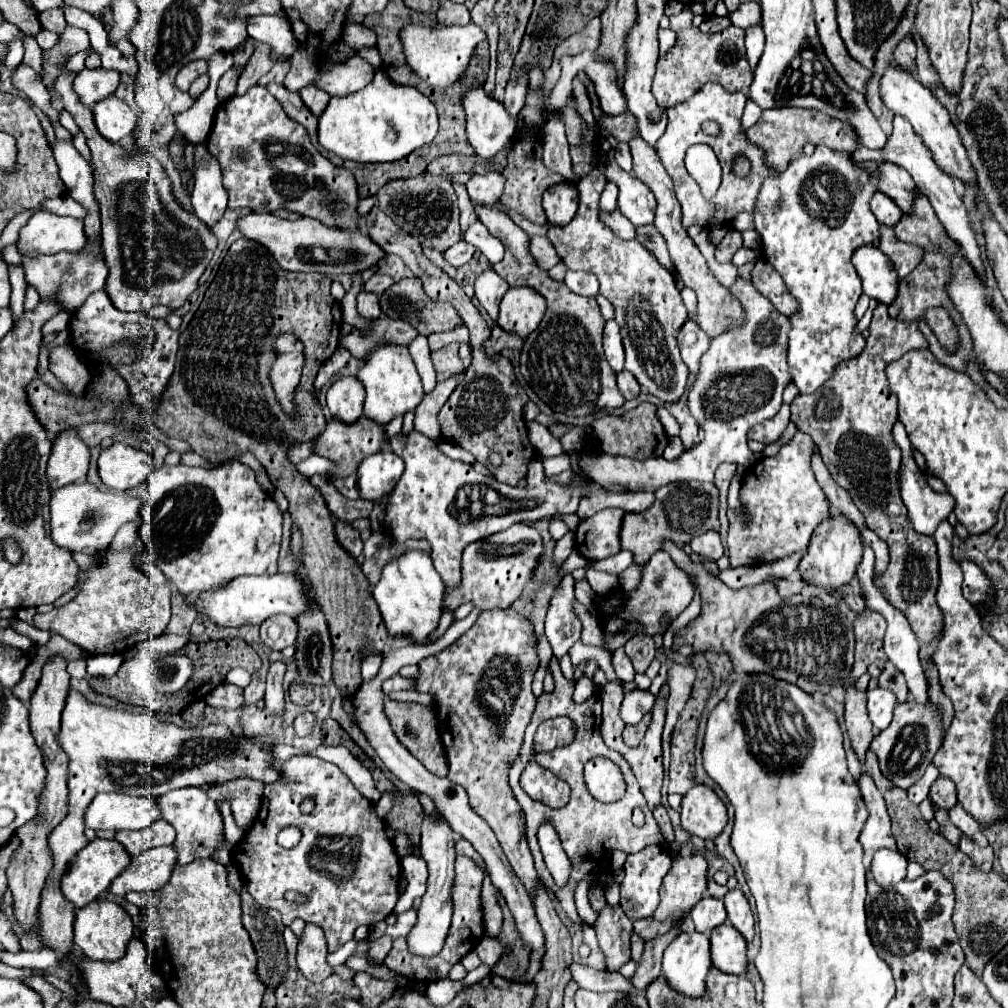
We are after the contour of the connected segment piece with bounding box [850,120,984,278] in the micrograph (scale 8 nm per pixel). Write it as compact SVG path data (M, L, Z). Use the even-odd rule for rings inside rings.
M894 120L894 132L892 136L888 138L886 146L882 150L871 150L866 147L858 147L851 154L851 161L855 164L866 162L870 160L888 160L888 162L894 162L902 168L906 168L910 172L910 176L914 178L914 184L916 188L928 196L928 200L932 202L934 210L936 210L936 216L938 220L944 224L948 236L952 240L956 240L962 248L962 252L966 254L968 262L974 266L974 270L978 270L978 274L984 278L984 266L982 266L982 258L980 258L980 250L978 250L978 244L976 244L976 238L974 238L974 230L972 230L972 224L970 224L970 218L966 216L966 208L962 204L962 198L958 198L956 190L954 190L954 182L952 178L936 164L936 160L932 158L932 152L928 150L928 146L924 144L924 140L912 130L912 126L906 122L906 120Z

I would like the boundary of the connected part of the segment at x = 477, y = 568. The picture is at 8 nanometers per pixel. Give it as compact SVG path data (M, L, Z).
M514 524L492 538L482 538L464 548L462 554L462 586L458 590L446 588L444 610L456 610L458 606L472 602L480 610L508 608L522 596L522 588L534 572L538 556L542 554L542 538L536 528L528 524Z

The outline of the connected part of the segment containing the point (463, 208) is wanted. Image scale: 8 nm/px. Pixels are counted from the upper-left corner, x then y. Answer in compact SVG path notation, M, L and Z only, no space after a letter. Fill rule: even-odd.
M454 184L456 186L456 196L458 196L458 202L460 202L460 224L462 224L462 230L466 232L478 218L476 218L476 212L474 212L474 206L470 202L470 196L466 192L466 186L464 184Z

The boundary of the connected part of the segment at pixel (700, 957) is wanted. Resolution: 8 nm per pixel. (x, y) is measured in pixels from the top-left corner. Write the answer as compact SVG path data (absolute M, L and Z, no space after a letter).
M694 930L682 932L664 952L662 974L672 990L688 998L706 992L706 976L712 968L710 936Z

